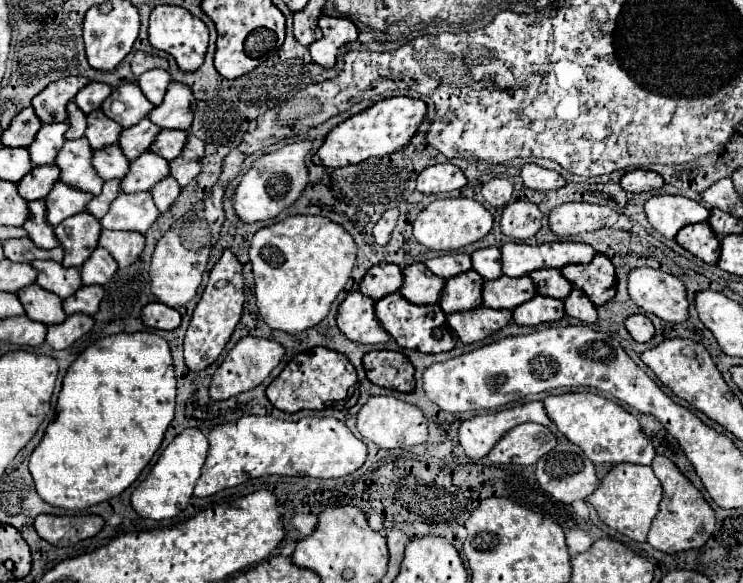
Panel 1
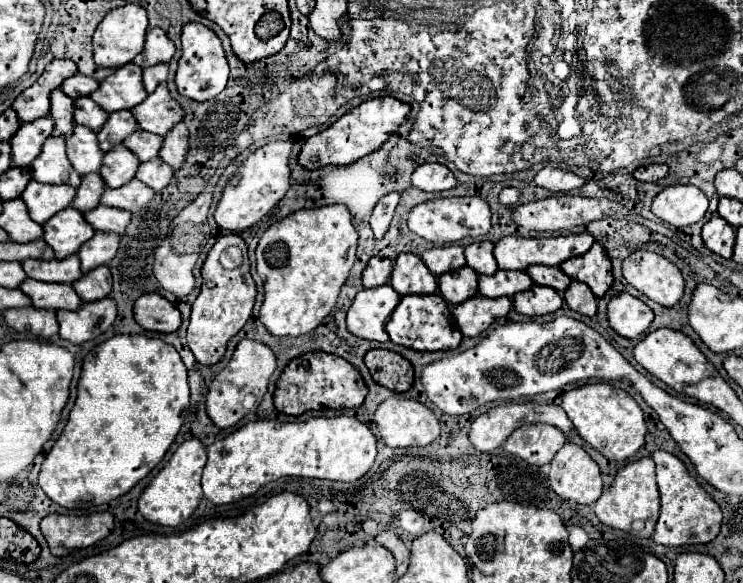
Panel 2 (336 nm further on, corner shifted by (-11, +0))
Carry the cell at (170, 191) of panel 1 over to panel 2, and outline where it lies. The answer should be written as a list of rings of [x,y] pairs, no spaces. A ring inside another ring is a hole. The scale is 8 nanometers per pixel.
[[[155,157],[147,163],[141,163],[139,171],[137,171],[137,179],[155,191],[165,189],[171,183],[173,175],[175,175],[175,171],[171,167],[167,167],[167,163],[163,163],[159,157]]]

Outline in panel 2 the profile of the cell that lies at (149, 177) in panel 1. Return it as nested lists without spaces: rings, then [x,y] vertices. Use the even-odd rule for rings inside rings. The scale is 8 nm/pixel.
[[[119,145],[117,151],[105,153],[103,167],[101,167],[99,175],[103,177],[107,187],[123,187],[131,179],[135,179],[139,163],[141,161],[125,145]]]

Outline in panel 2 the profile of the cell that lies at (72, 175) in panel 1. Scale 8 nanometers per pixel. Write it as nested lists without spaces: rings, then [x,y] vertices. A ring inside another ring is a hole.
[[[51,137],[47,139],[47,143],[43,143],[43,151],[39,159],[35,159],[31,169],[33,169],[33,179],[39,183],[79,187],[81,181],[81,175],[69,163],[65,139],[59,137]]]

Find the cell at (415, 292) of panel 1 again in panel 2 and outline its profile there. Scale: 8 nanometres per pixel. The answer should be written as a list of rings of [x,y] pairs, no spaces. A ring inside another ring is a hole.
[[[403,253],[397,257],[391,287],[399,293],[435,293],[437,291],[437,277],[429,271],[419,255]]]

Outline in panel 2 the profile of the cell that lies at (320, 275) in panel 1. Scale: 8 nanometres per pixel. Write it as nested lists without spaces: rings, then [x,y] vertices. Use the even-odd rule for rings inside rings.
[[[327,205],[319,209],[303,209],[287,215],[281,221],[275,221],[261,237],[257,245],[257,273],[265,281],[265,301],[259,313],[261,323],[269,329],[269,333],[283,335],[305,335],[311,333],[335,307],[339,297],[339,289],[345,283],[353,263],[357,249],[357,231],[351,225],[351,215],[345,205]]]

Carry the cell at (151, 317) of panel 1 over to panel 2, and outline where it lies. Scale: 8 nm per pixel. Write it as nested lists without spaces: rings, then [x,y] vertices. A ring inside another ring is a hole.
[[[141,295],[135,303],[135,321],[147,331],[173,333],[181,327],[179,309],[161,295]]]

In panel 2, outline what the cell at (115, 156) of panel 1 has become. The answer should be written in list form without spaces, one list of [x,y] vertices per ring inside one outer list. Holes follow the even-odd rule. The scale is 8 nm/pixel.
[[[77,125],[73,137],[67,139],[67,155],[79,175],[97,173],[105,157],[105,153],[99,147],[97,133],[83,125]]]

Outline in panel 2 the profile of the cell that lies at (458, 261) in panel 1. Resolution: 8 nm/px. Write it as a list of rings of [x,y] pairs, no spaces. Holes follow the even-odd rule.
[[[459,245],[435,247],[431,251],[425,251],[421,255],[421,259],[427,263],[429,271],[433,275],[437,275],[437,277],[443,275],[443,273],[449,273],[449,271],[455,271],[455,269],[461,269],[463,265],[467,265],[463,247],[459,247]]]

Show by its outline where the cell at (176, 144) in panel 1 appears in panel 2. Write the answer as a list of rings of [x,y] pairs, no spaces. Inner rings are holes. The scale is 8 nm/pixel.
[[[139,129],[135,135],[129,135],[129,139],[123,145],[131,149],[141,161],[149,161],[159,157],[159,151],[163,147],[163,137]]]

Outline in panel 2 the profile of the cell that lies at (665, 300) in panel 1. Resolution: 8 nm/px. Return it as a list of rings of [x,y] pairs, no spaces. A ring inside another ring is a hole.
[[[635,251],[623,261],[623,277],[663,307],[673,307],[683,297],[683,275],[665,257],[649,251]]]

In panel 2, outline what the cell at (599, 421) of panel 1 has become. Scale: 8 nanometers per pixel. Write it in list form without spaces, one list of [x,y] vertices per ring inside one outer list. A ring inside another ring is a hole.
[[[605,383],[595,385],[583,385],[577,389],[571,389],[563,395],[561,407],[573,421],[577,433],[595,447],[601,455],[605,455],[611,461],[625,461],[633,457],[643,445],[645,445],[645,419],[643,411],[635,403],[633,397],[629,397],[625,391],[615,389]]]

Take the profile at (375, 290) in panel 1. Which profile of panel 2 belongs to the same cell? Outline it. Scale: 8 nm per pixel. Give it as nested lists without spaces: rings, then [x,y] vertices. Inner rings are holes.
[[[373,257],[369,261],[369,265],[365,267],[365,271],[363,271],[363,285],[367,289],[387,285],[389,279],[391,279],[391,271],[393,271],[393,261],[391,259]]]

